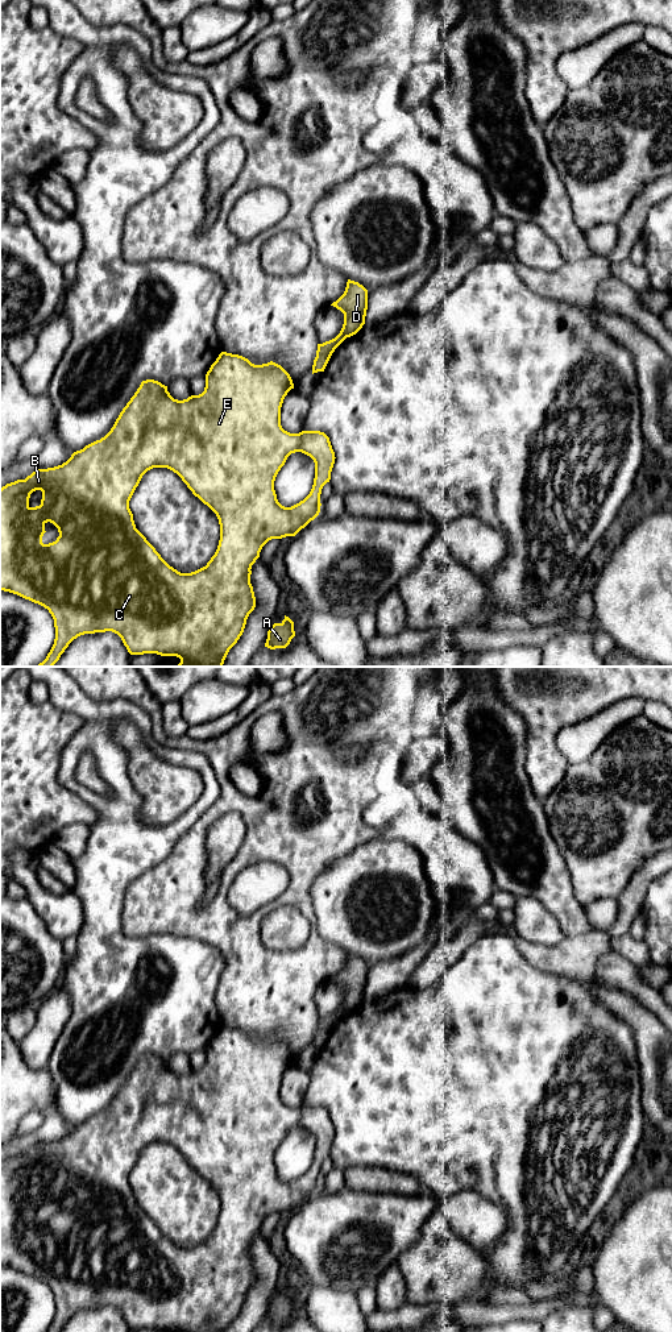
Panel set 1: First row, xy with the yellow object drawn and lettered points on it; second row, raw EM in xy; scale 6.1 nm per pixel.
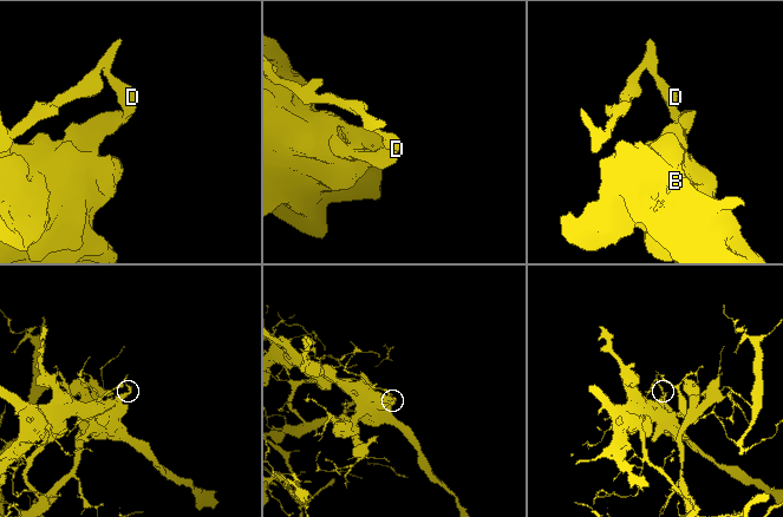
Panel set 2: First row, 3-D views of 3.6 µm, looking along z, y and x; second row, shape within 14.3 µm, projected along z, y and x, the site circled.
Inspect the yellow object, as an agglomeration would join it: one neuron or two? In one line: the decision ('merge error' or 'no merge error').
merge error

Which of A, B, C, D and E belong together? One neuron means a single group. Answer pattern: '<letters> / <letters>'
A B C E / D

